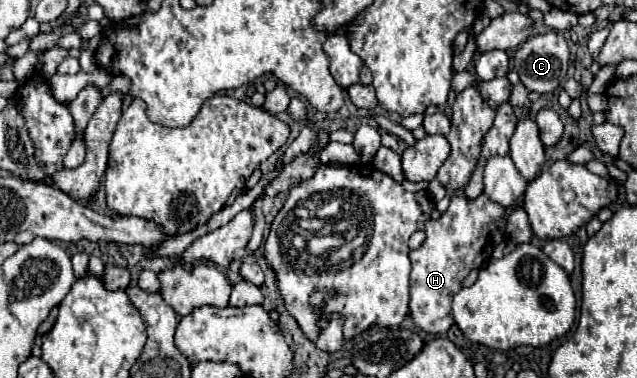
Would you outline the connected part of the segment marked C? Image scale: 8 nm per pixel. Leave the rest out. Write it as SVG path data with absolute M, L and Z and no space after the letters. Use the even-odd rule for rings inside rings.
M548 31L544 35L534 35L532 39L528 39L512 57L512 65L514 71L520 75L520 81L524 83L524 87L528 91L538 91L538 93L550 93L556 91L562 81L566 79L566 71L568 71L568 59L570 59L570 51L568 51L568 43L562 37L562 33L556 31Z

